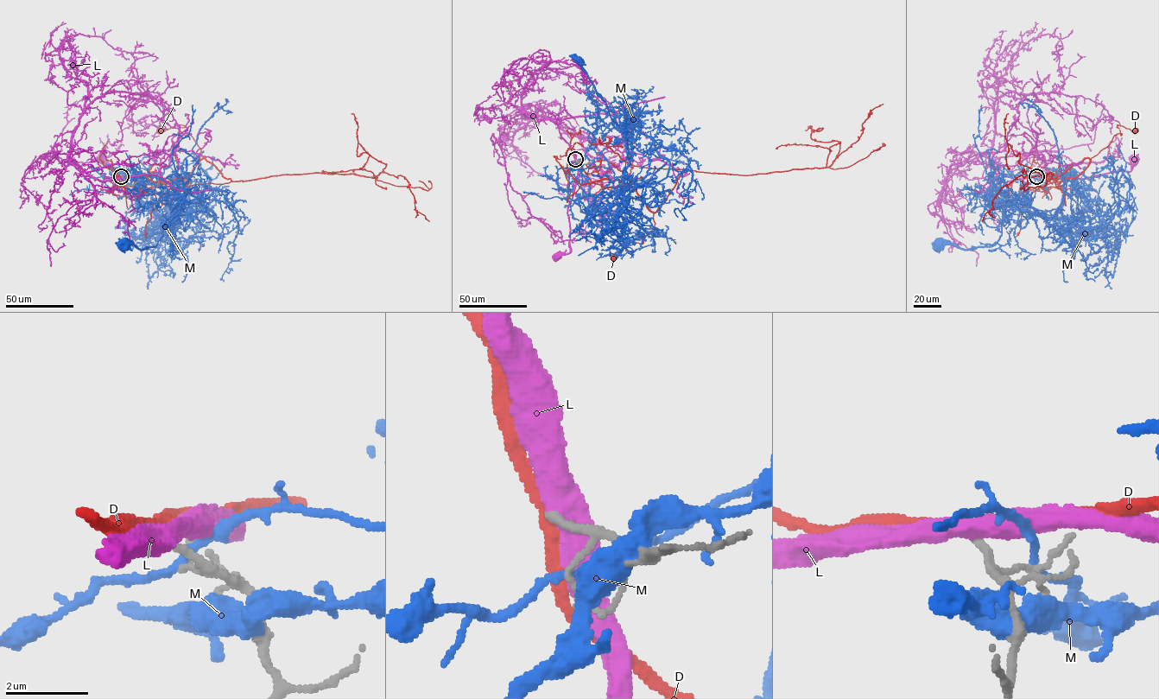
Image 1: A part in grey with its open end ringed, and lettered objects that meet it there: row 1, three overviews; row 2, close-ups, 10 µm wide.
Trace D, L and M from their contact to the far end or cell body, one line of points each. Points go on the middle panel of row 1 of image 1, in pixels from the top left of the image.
D: (575, 159), (588, 178), (604, 188), (630, 185), (654, 212), (655, 225), (643, 243), (632, 239), (612, 257)
L: (575, 159), (576, 184), (568, 208), (570, 251), (556, 255)
M: (575, 161), (595, 142), (600, 111), (625, 114), (635, 130), (611, 119), (579, 59)

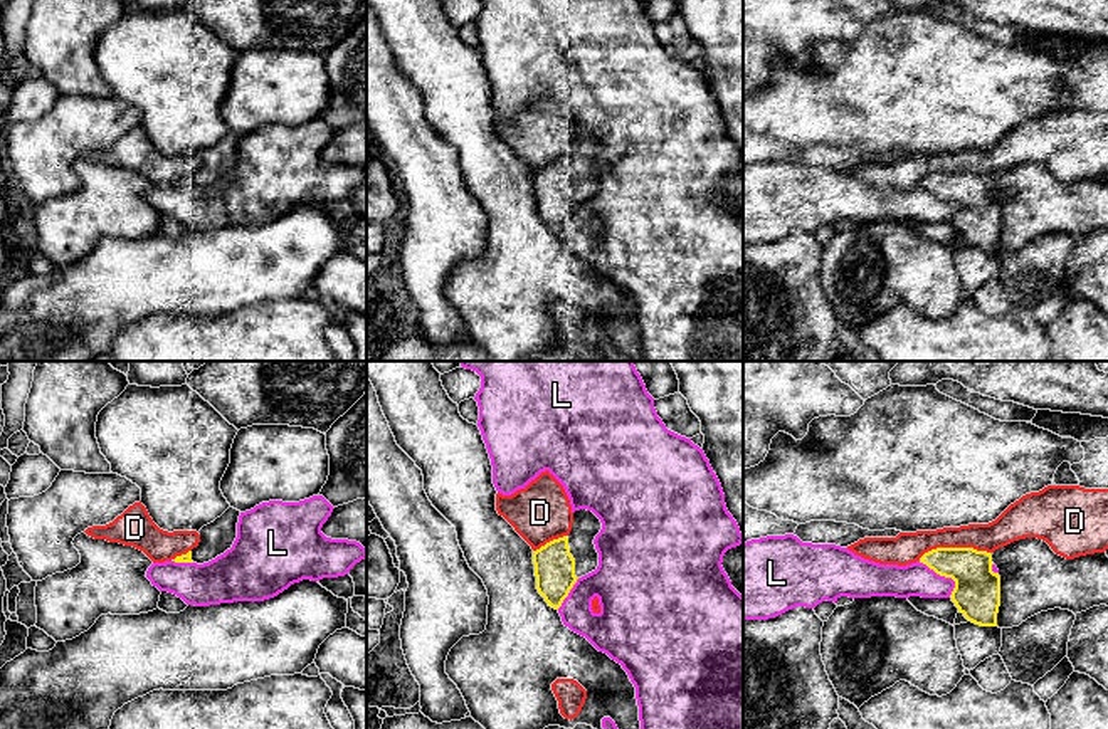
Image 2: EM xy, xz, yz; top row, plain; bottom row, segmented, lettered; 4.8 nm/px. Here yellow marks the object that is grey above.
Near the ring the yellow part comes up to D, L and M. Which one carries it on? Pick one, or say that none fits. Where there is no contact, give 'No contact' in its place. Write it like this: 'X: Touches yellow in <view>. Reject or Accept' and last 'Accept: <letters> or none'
D: Touches yellow in yz. Reject
L: Touches yellow in yz. Reject
M: No contact. Reject
Accept: none

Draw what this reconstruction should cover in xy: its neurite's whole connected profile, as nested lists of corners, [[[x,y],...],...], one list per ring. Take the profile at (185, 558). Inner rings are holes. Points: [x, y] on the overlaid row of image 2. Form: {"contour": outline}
{"contour": [[[229,507],[220,517],[198,531],[200,543],[197,548],[187,554],[177,556],[171,561],[203,564],[224,554],[232,548],[237,538],[239,516],[240,511]]]}

